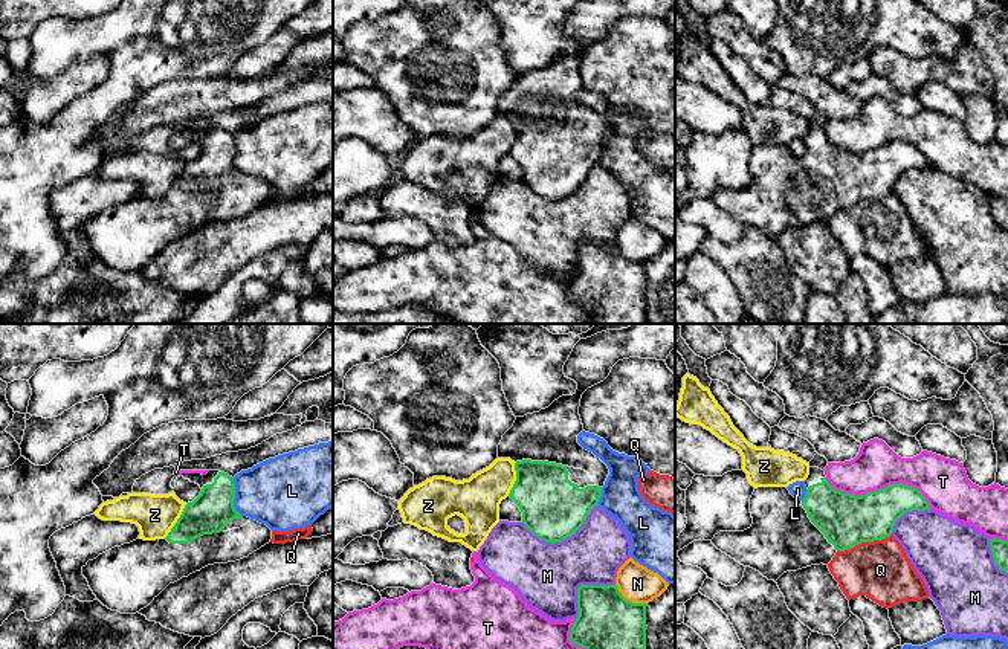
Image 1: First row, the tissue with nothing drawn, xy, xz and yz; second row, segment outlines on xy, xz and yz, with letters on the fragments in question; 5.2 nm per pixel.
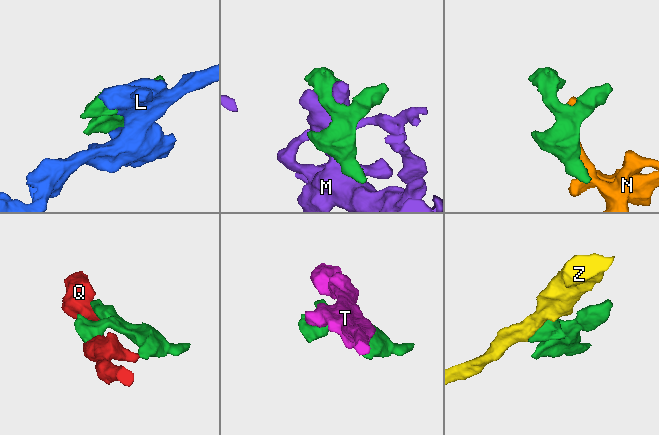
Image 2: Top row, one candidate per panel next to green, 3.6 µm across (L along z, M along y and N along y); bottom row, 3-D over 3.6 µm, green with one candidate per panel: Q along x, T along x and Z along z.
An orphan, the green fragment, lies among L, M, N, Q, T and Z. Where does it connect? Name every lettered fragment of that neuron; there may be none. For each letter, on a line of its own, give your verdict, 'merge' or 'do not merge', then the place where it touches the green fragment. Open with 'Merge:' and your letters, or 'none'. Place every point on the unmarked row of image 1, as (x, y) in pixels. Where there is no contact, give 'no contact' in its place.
Merge: none
L: do not merge | xy (234, 156)
M: do not merge | xz (562, 197)
N: do not merge | xz (628, 258)
Q: do not merge | yz (863, 199)
T: do not merge | yz (880, 148)
Z: do not merge | xy (177, 179)

